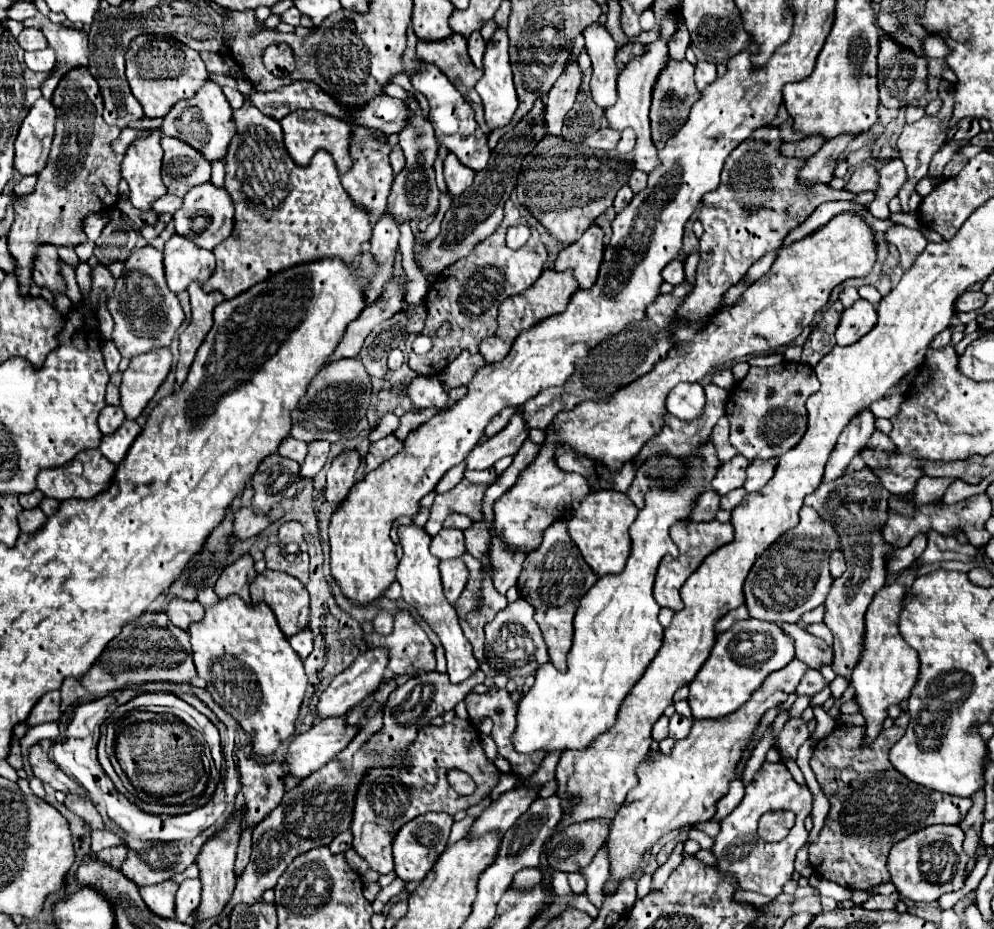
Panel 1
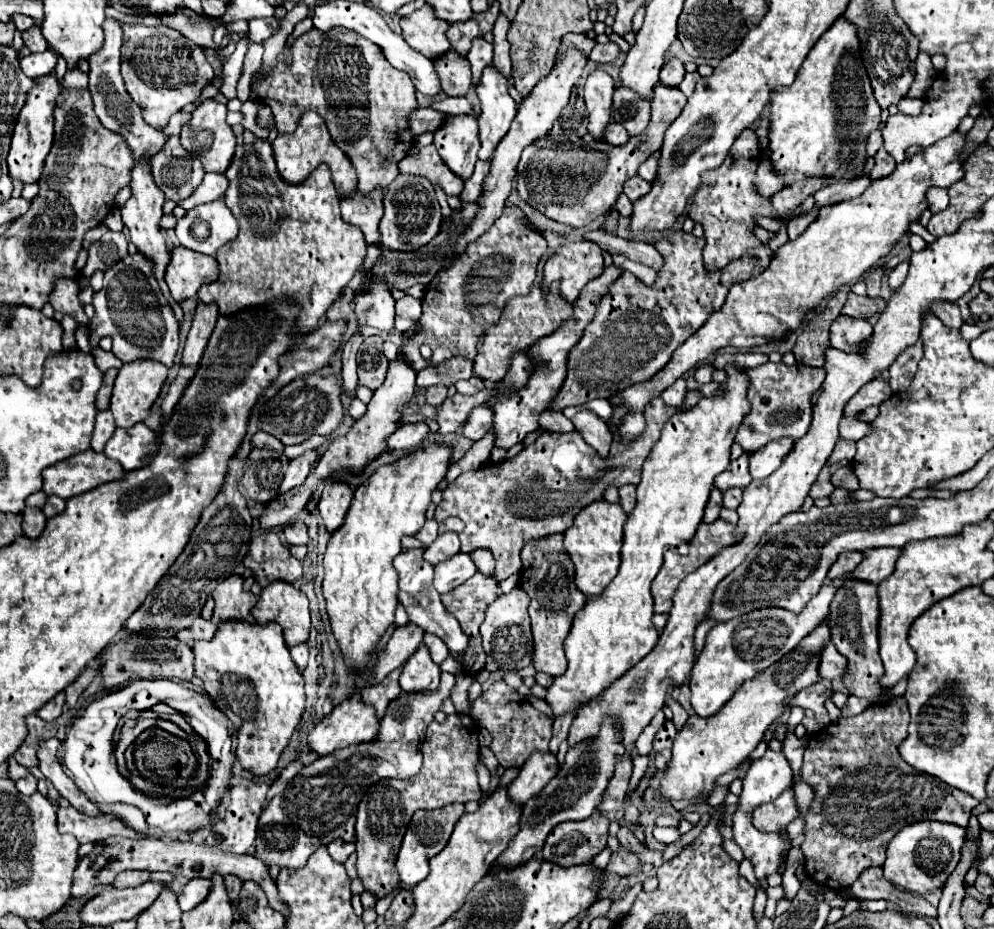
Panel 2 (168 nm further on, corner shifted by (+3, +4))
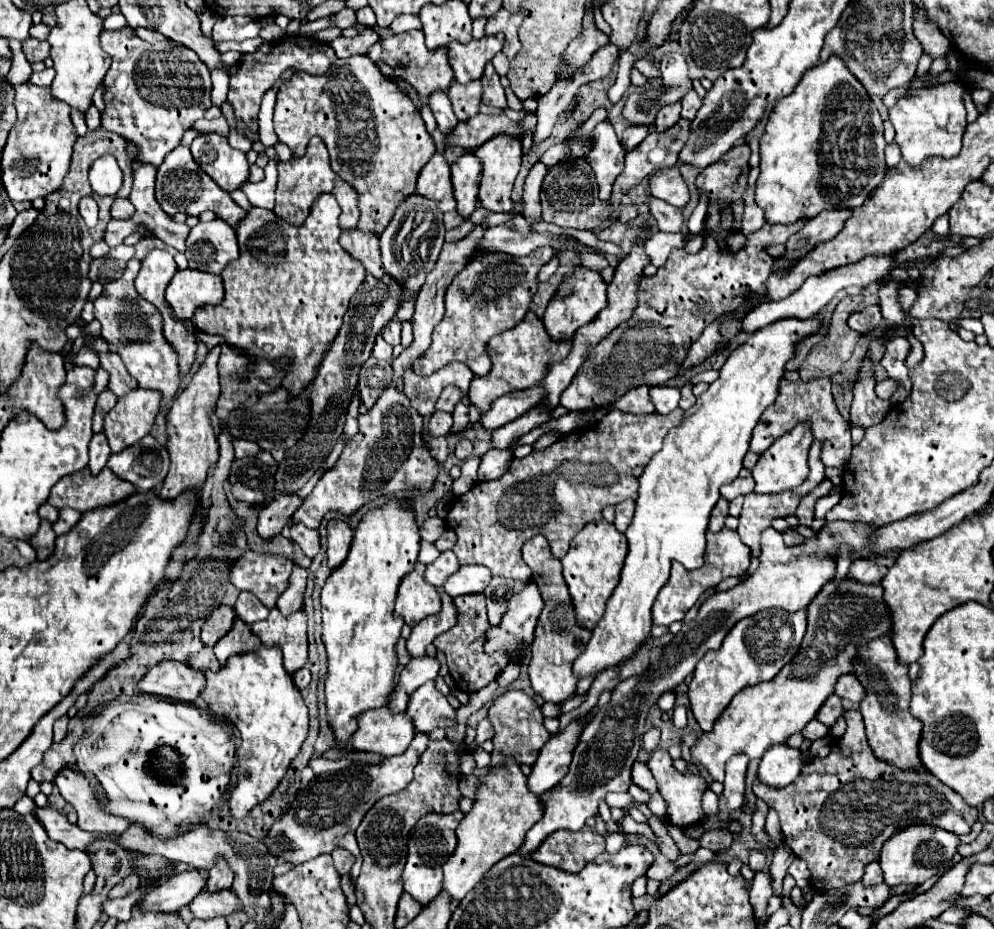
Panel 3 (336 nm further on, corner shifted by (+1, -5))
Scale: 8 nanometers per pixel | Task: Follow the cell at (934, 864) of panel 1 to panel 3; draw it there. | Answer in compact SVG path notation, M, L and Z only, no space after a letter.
M933 825L905 827L897 831L893 837L889 837L881 849L879 863L885 875L883 881L889 887L901 885L901 883L921 885L929 877L933 877L937 871L943 869L943 865L957 853L957 845L959 845L959 837L949 831L941 831L939 827L933 827Z

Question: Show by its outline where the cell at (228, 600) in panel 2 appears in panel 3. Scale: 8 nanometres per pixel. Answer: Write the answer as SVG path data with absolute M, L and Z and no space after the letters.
M237 619L233 631L229 631L229 635L225 635L217 643L217 647L213 647L213 653L217 655L217 661L221 663L221 667L225 667L229 657L257 651L259 647L261 647L261 641L251 635L251 629L241 619Z

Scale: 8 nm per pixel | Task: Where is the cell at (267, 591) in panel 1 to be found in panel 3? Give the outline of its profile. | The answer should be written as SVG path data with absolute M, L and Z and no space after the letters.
M271 609L265 621L251 625L253 635L267 647L279 647L283 651L283 665L293 675L307 663L307 615L297 611L293 615L281 615L279 609Z

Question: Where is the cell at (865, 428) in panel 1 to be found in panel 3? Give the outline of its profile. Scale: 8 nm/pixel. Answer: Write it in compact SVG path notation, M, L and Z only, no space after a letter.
M887 377L887 379L883 379L883 381L877 381L875 393L877 393L877 397L881 397L881 399L889 399L889 397L897 391L897 387L899 387L899 383Z

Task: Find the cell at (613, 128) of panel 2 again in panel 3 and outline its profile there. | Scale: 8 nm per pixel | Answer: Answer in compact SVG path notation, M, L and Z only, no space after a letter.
M629 125L623 133L623 147L625 149L635 149L645 137L647 137L649 129L647 127L637 127L637 125Z

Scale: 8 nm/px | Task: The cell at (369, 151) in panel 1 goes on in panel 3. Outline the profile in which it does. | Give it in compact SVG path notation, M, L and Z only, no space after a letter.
M345 231L341 233L339 243L353 259L359 259L363 263L365 273L377 279L385 275L379 257L379 235L365 235L363 231Z

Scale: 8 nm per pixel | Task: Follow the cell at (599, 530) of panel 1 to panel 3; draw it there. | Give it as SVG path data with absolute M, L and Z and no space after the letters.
M601 519L599 523L589 523L589 527L583 527L575 535L569 553L565 555L565 559L561 559L561 565L579 627L593 631L597 621L603 617L605 603L619 583L625 555L627 555L625 535L619 533L615 525L607 523L605 519Z

